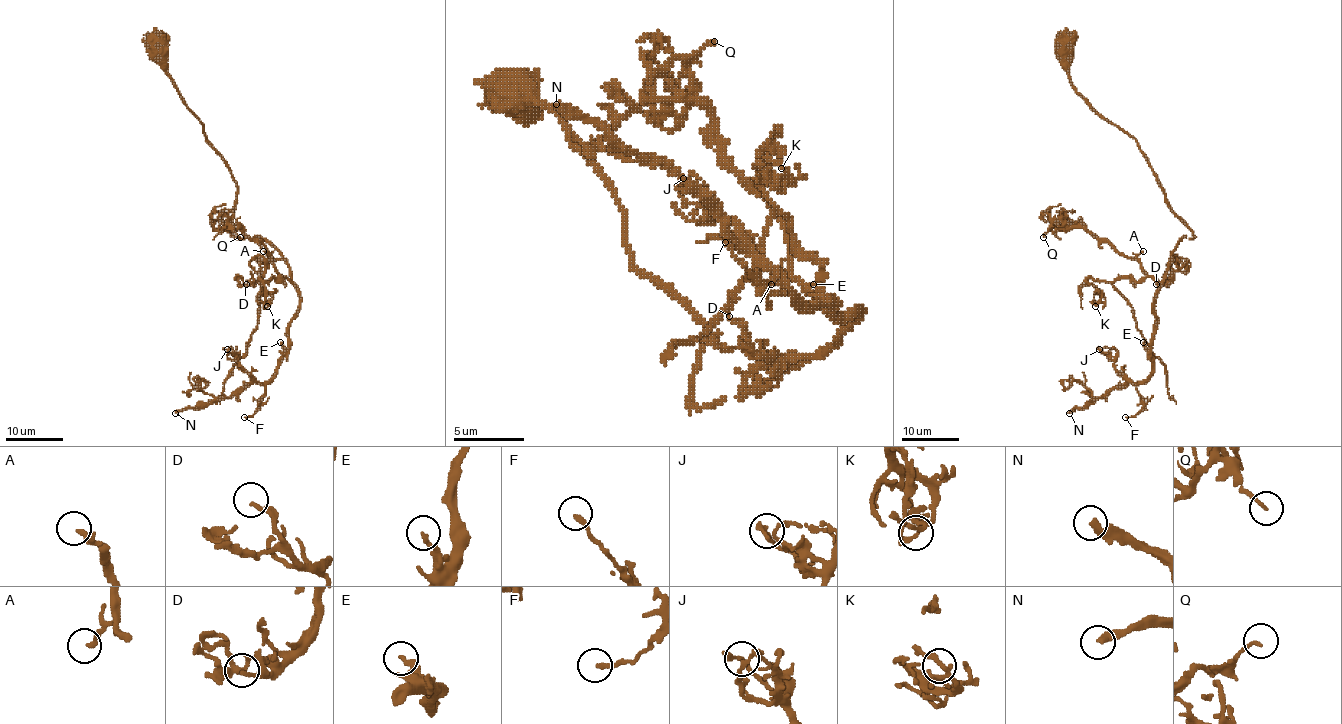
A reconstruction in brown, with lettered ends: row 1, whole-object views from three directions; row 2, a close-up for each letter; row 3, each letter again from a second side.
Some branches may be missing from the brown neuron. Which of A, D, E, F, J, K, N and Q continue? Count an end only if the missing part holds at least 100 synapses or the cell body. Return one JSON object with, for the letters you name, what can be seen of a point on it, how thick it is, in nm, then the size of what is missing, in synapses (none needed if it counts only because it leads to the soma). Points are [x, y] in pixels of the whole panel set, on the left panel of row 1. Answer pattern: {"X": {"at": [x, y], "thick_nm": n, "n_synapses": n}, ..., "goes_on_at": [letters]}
{"N": {"at": [175, 413], "thick_nm": 280, "n_synapses": 650}, "goes_on_at": ["N"]}

